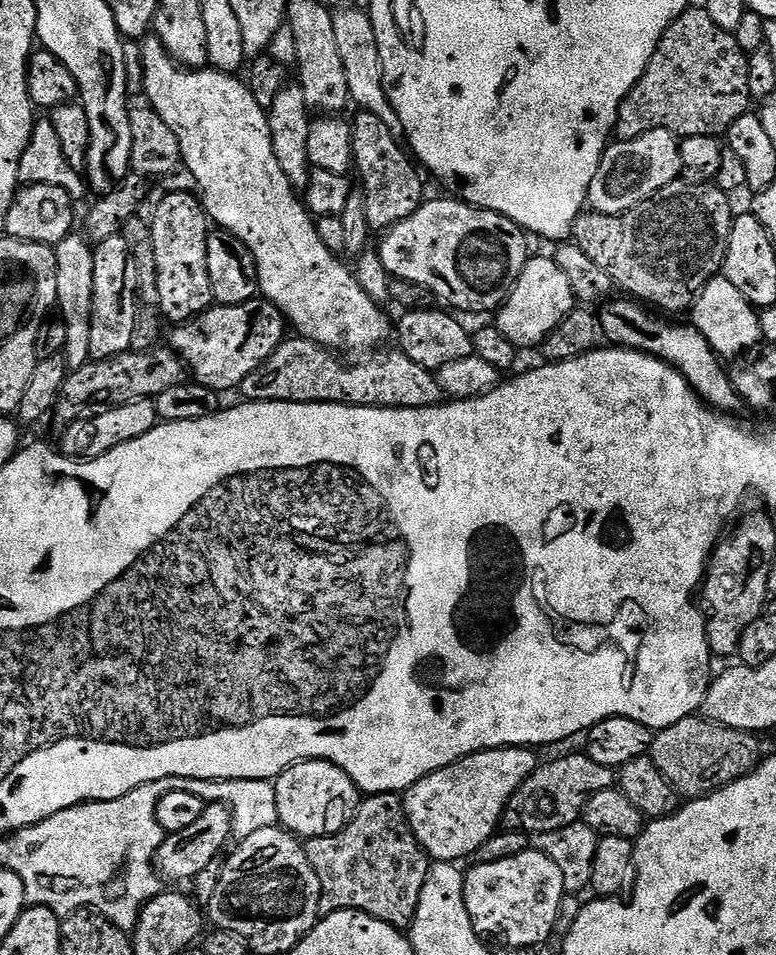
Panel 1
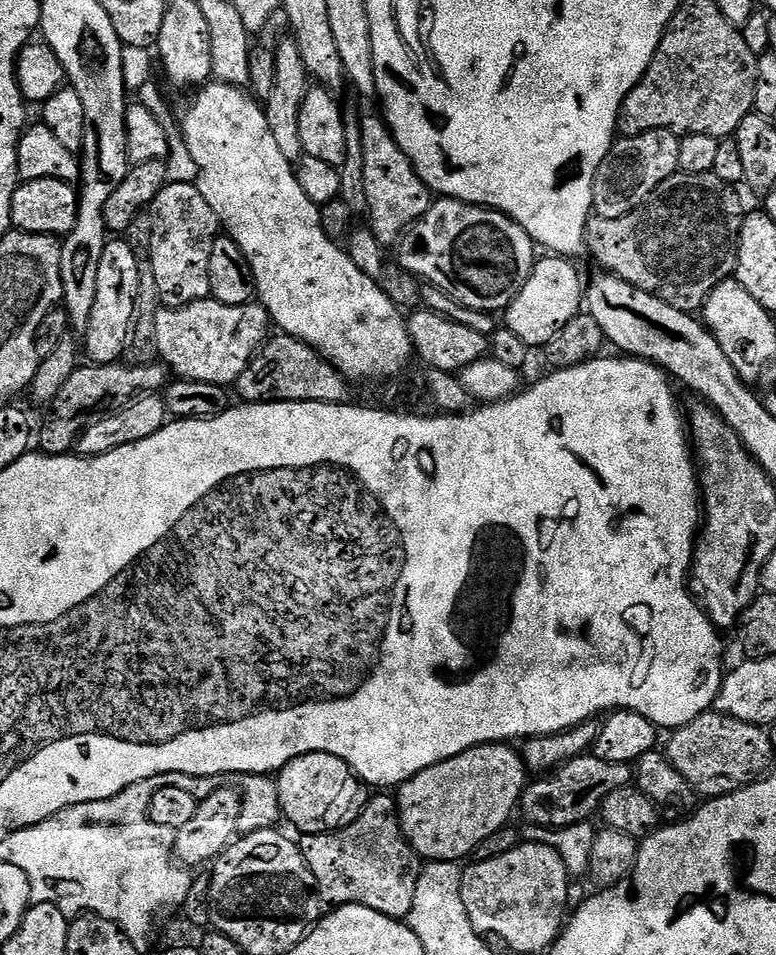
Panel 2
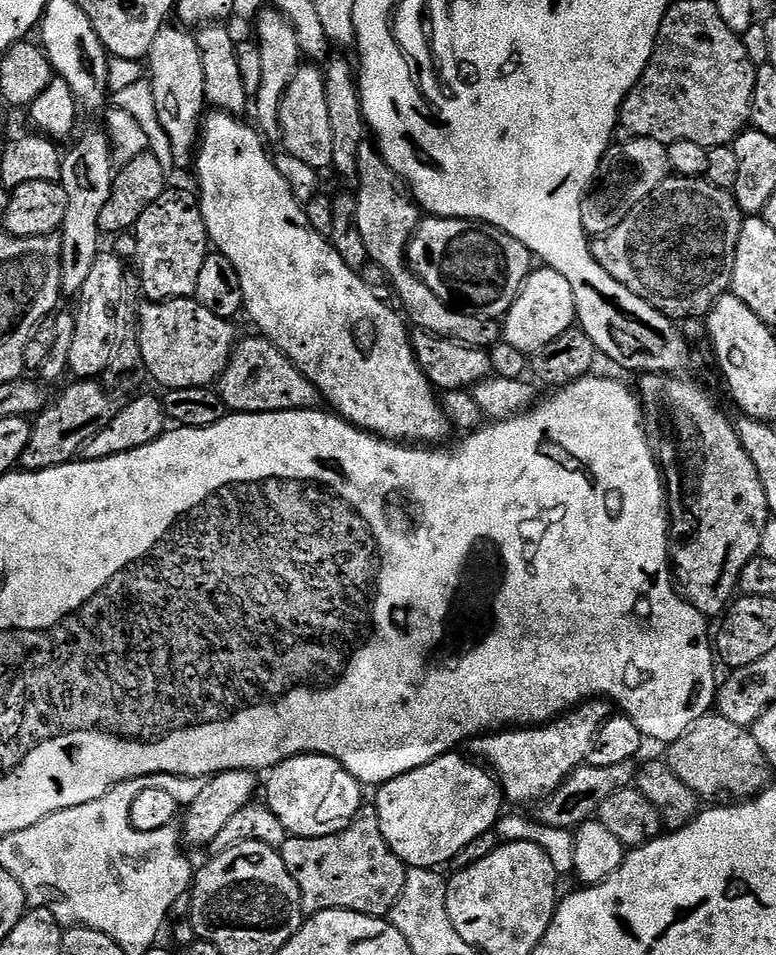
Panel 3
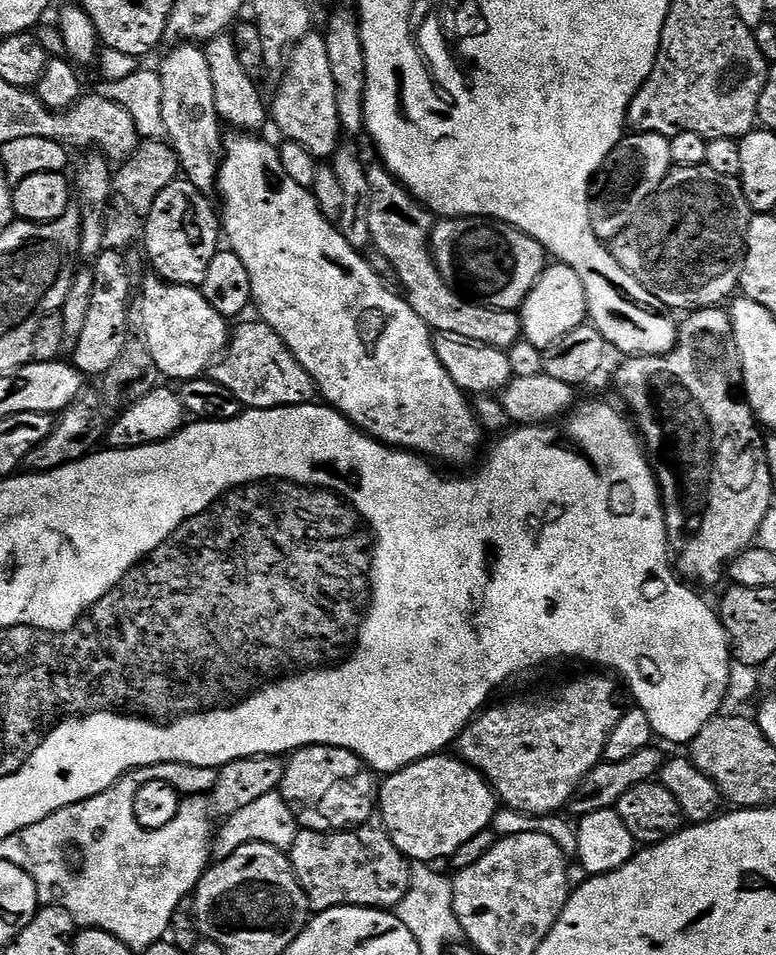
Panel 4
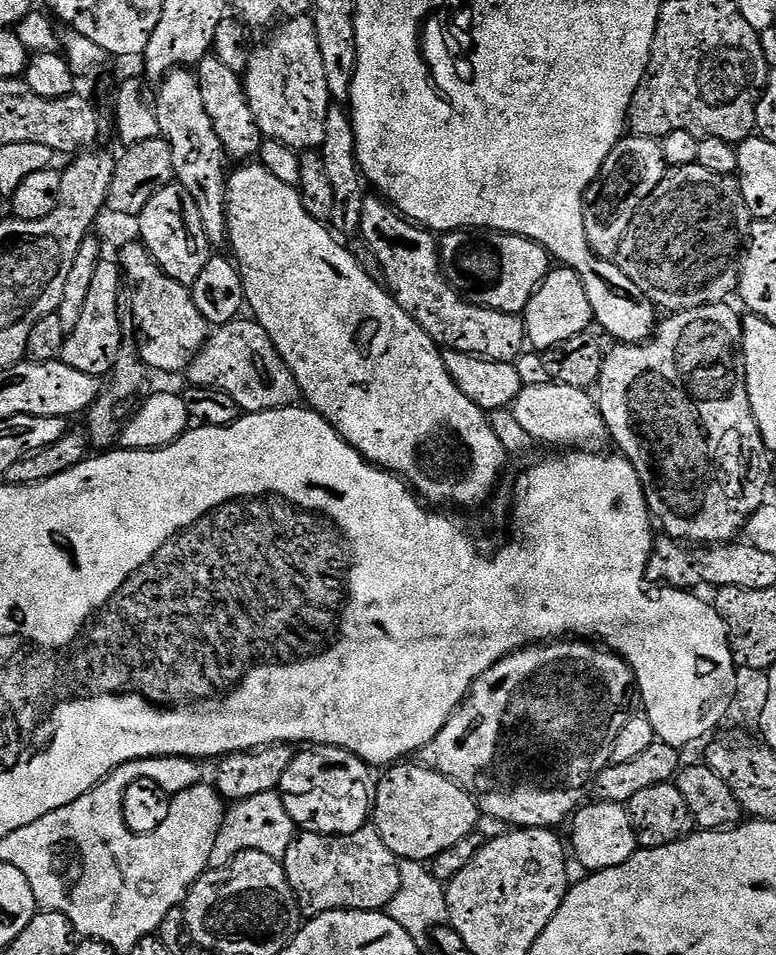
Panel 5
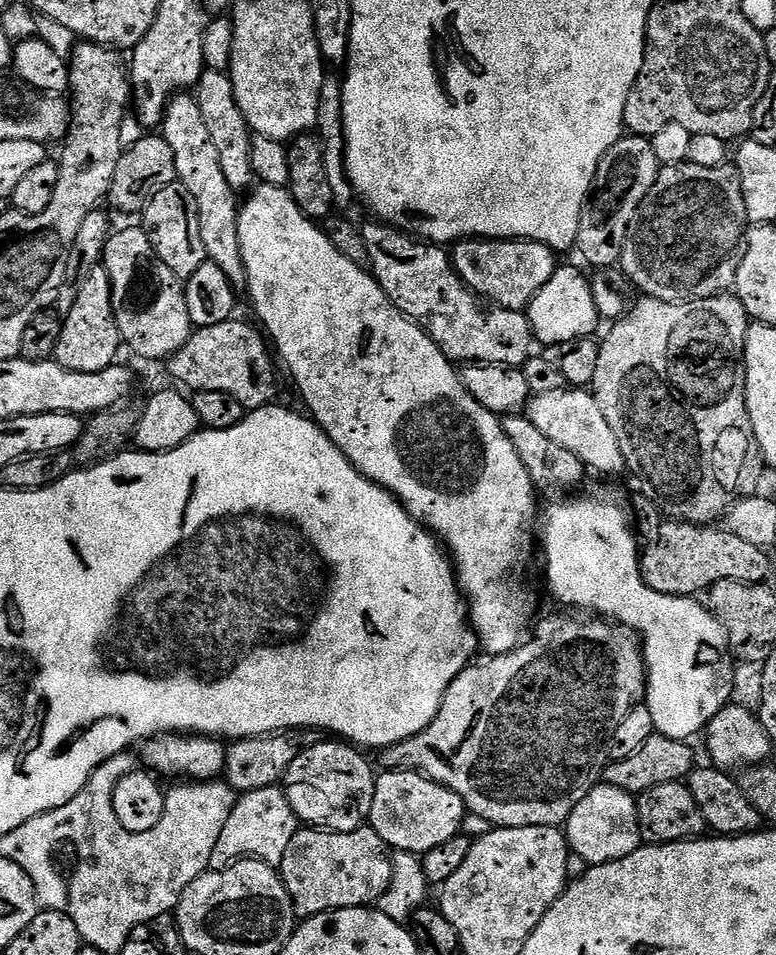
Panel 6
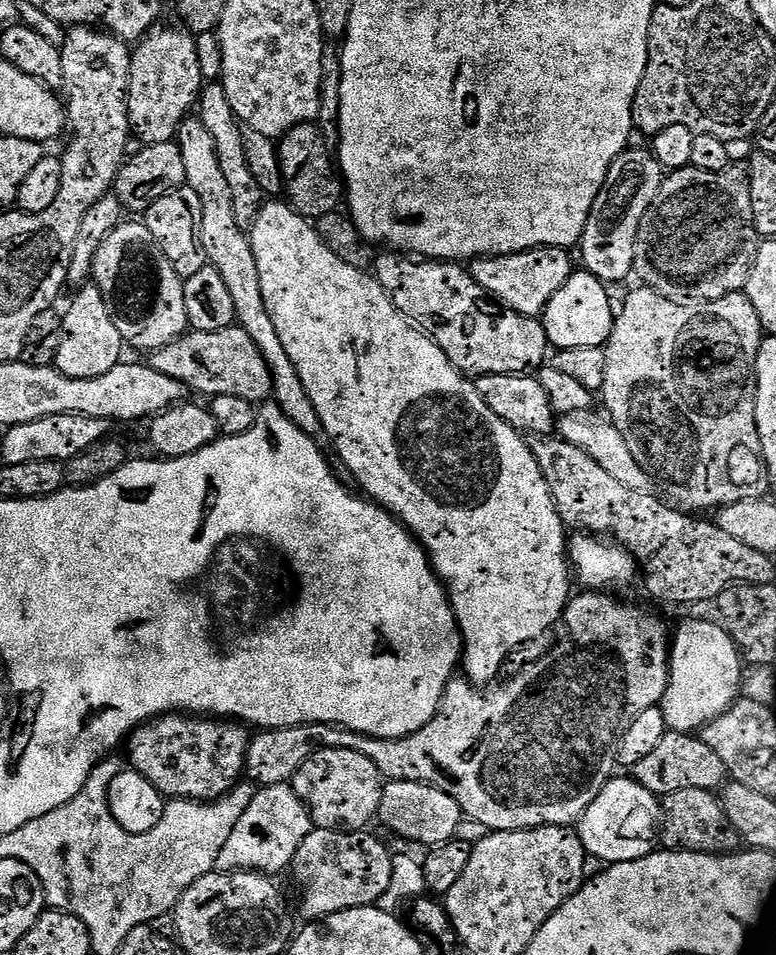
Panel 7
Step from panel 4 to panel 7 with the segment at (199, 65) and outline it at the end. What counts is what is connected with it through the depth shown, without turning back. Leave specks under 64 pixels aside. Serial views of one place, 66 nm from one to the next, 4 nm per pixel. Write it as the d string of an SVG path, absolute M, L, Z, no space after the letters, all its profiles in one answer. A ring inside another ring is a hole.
M189 118L180 126L178 143L182 150L182 163L186 166L184 184L194 190L194 194L198 194L198 202L202 202L202 246L206 246L208 264L218 270L218 274L222 274L222 279L230 289L236 311L236 324L246 330L250 338L254 338L254 346L258 346L262 358L266 360L272 379L271 399L275 407L280 409L280 415L294 422L294 426L298 426L302 434L319 441L324 436L324 427L318 418L318 410L314 410L314 402L310 402L310 394L306 394L306 386L302 386L302 378L298 378L294 362L290 362L290 354L286 354L286 346L282 346L282 338L278 338L278 330L274 330L274 321L266 311L252 242L249 233L240 229L234 218L233 195L230 194L229 185L222 174L213 135L206 130L200 119Z

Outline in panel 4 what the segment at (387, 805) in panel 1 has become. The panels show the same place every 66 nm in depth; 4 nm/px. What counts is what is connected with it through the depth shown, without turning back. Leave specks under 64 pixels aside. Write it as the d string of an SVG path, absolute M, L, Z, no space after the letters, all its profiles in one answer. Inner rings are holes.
M357 826L342 832L310 832L307 830L297 831L296 837L290 849L290 859L292 861L292 872L296 876L296 881L300 883L300 889L304 891L304 899L308 901L308 907L313 913L325 912L331 908L378 908L381 910L395 909L403 900L403 896L408 890L409 861L405 859L403 853L395 848L383 827L368 828L372 826Z

